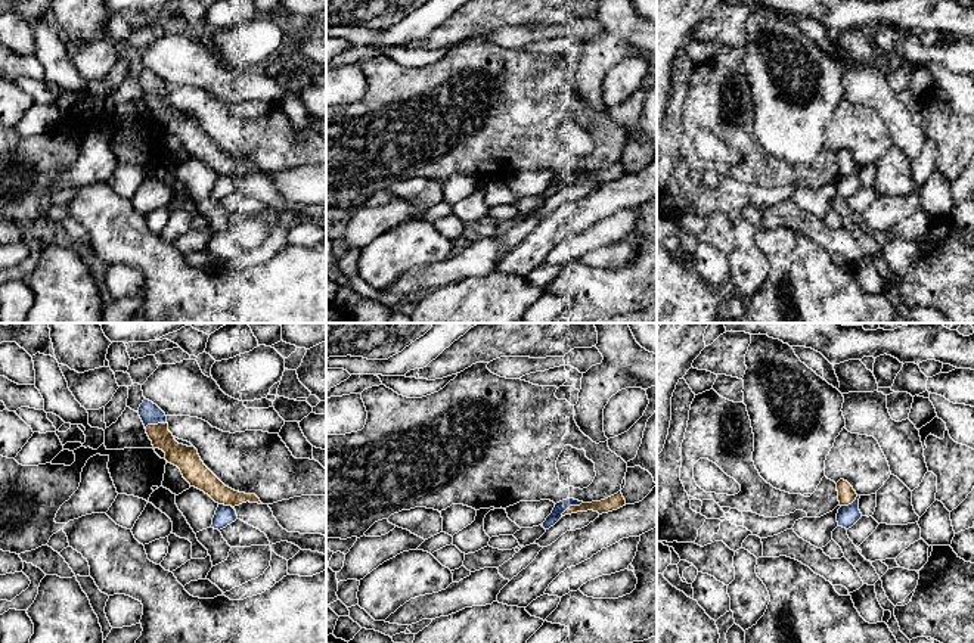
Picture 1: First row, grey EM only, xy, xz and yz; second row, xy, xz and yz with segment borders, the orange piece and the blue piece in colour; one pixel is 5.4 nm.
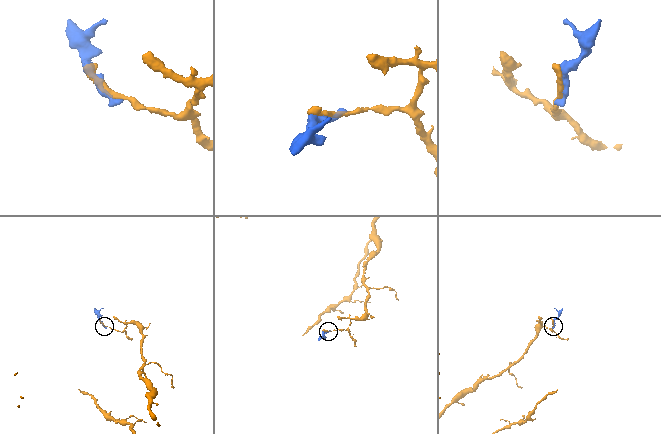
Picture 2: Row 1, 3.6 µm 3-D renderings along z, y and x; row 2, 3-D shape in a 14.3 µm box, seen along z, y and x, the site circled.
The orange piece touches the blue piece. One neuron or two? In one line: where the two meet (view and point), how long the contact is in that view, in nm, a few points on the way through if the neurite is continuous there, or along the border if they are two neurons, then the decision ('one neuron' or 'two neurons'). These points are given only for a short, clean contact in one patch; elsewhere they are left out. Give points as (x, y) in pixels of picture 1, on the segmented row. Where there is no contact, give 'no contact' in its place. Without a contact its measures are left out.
xz (571, 506) | 140 nm | one neuron

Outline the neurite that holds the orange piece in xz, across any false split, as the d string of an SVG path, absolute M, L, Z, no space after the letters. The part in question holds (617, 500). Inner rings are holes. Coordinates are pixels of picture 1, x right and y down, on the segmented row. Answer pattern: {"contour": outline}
{"contour": "M618 491L617 494L608 497L605 500L592 501L592 503L583 503L583 501L578 501L574 498L567 498L567 500L562 500L555 504L552 513L546 518L546 521L543 522L542 526L545 529L549 529L565 515L571 515L571 513L577 513L577 512L587 512L587 510L593 510L593 512L598 512L599 515L602 515L602 513L617 510L623 506L626 506L626 500L624 500L621 491Z"}

